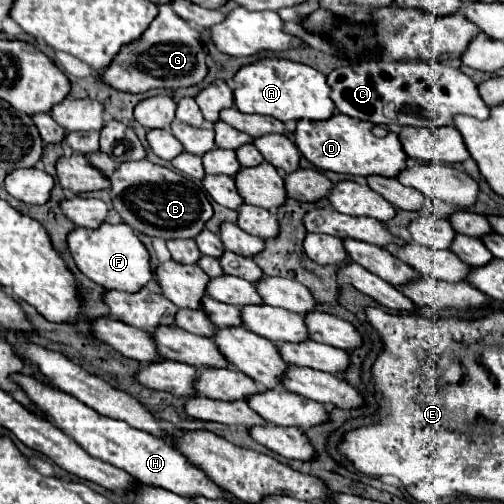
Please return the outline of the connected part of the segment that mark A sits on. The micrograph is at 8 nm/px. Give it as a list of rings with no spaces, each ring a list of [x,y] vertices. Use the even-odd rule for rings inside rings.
[[[264,58],[256,64],[244,66],[234,76],[234,100],[236,108],[244,114],[266,114],[278,118],[280,122],[288,120],[328,120],[334,114],[334,102],[330,98],[332,88],[326,82],[326,76],[318,70],[290,62]]]

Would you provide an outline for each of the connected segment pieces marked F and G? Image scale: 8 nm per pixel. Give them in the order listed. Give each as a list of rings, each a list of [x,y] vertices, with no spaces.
[[[102,224],[98,230],[76,228],[68,236],[68,246],[80,272],[106,290],[140,292],[154,276],[150,266],[150,252],[128,224]]]
[[[168,4],[158,6],[158,16],[144,32],[144,36],[128,46],[114,58],[114,62],[100,74],[100,78],[116,90],[142,94],[156,88],[188,88],[200,84],[206,74],[208,50],[202,46],[200,32],[192,28],[186,20],[176,16]]]

